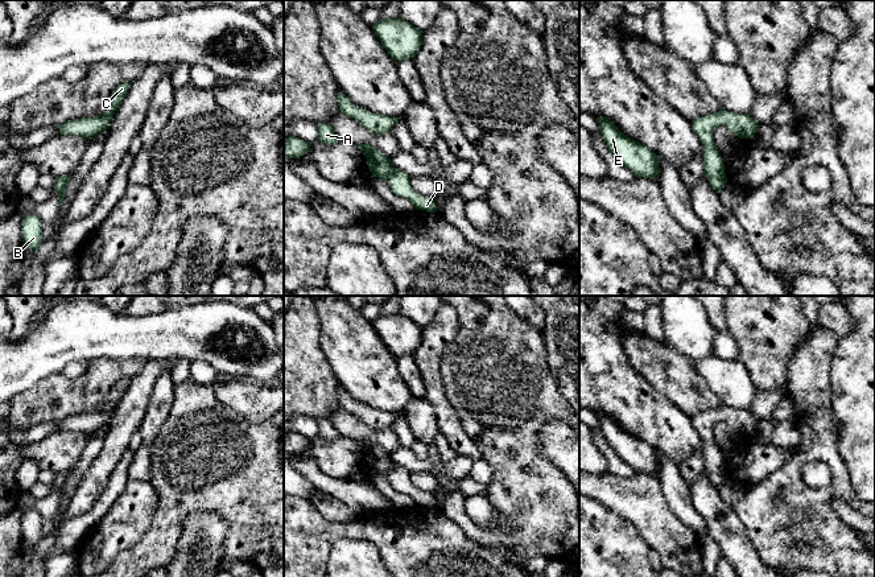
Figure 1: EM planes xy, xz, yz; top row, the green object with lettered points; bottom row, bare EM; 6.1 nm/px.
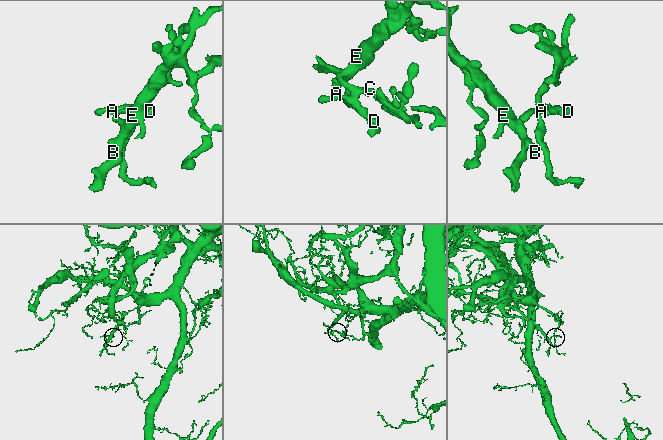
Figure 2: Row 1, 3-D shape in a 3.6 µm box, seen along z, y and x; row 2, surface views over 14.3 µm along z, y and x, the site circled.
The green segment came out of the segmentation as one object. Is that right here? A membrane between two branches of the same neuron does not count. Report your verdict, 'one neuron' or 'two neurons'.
two neurons

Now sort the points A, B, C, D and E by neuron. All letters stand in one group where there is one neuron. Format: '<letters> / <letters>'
A B D E / C

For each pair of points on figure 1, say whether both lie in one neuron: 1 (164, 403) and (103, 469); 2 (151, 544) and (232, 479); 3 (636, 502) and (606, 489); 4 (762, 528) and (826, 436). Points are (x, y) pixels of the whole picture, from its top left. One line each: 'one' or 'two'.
1: two
2: one
3: one
4: one

